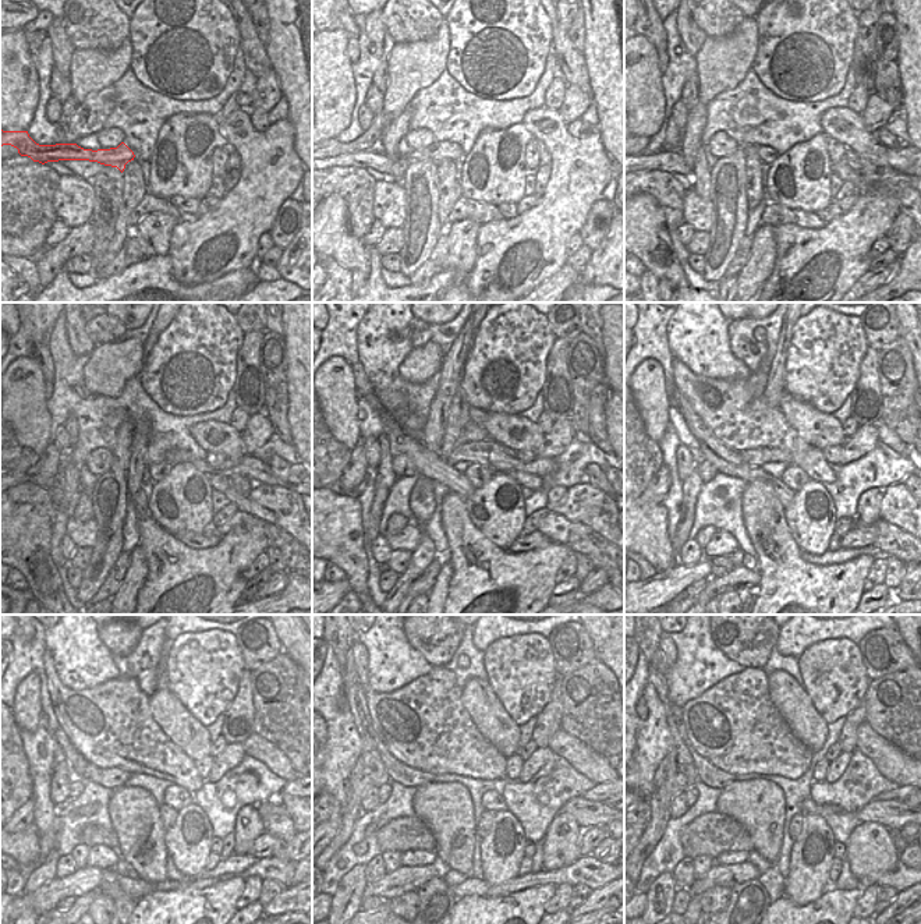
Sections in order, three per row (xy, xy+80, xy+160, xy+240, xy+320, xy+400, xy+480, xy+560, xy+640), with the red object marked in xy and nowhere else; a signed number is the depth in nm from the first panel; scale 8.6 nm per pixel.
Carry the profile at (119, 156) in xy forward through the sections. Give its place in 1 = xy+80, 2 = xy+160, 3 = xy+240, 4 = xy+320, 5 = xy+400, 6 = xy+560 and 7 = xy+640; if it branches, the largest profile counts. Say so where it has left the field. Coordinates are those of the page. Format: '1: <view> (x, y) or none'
1: xy+80 (438, 151)
2: xy+160 (768, 155)
3: xy+240 (158, 471)
4: xy+320 (477, 474)
5: xy+400 (793, 477)
6: xy+560 (492, 800)
7: xy+640 (808, 804)

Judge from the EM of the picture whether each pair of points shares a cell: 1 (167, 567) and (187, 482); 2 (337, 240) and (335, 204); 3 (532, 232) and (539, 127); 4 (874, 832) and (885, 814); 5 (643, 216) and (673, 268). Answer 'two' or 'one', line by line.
1: two
2: one
3: one
4: two
5: one

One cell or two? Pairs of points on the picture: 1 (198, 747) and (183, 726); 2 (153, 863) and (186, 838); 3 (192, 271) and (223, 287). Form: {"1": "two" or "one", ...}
{"1": "one", "2": "two", "3": "two"}

